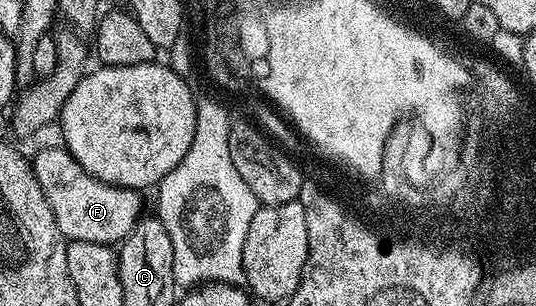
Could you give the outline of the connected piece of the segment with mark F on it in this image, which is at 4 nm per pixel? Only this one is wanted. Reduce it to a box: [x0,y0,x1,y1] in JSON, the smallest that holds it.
[33,145,144,247]

